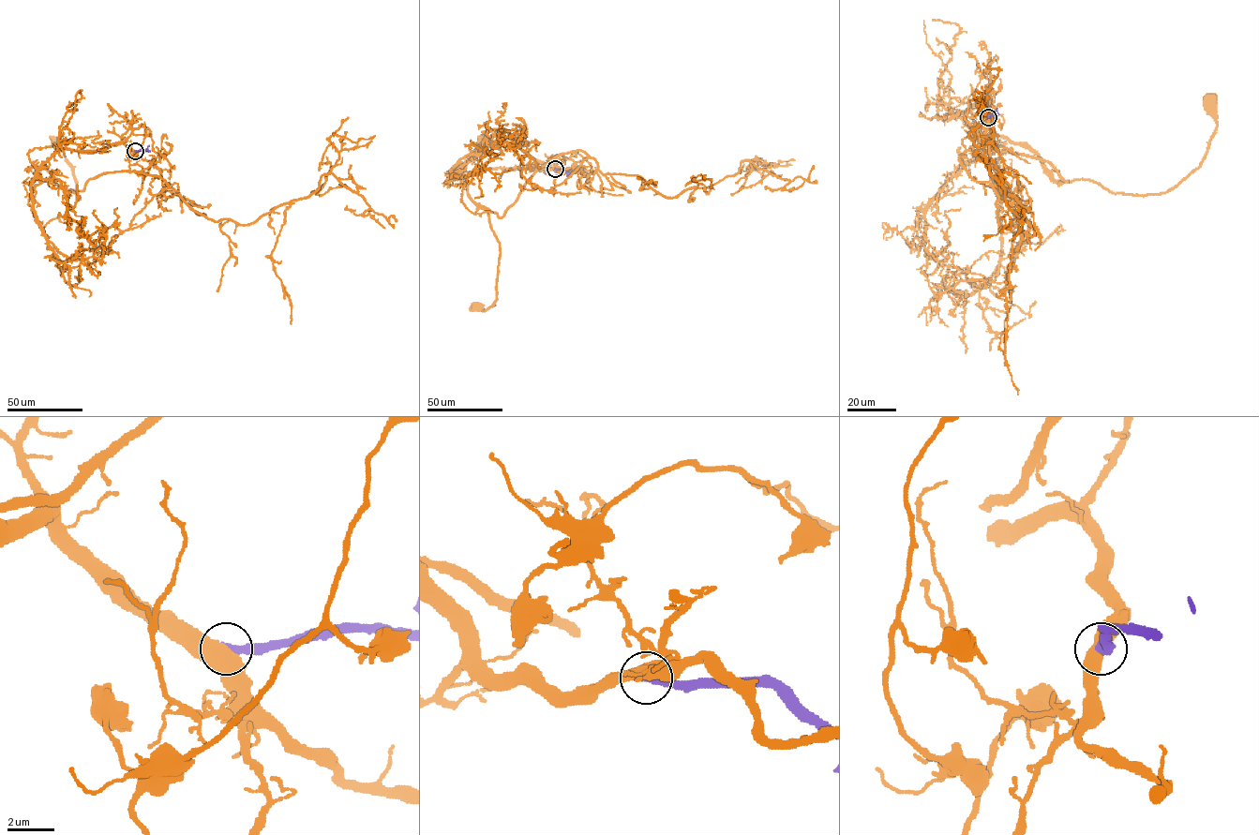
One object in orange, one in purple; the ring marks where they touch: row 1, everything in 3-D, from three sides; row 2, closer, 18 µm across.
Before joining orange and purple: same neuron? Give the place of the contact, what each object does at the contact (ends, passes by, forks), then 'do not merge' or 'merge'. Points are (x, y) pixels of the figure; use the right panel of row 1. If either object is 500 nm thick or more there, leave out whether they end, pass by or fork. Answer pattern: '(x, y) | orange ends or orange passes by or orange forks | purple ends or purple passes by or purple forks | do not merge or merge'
(988, 117) | merge

